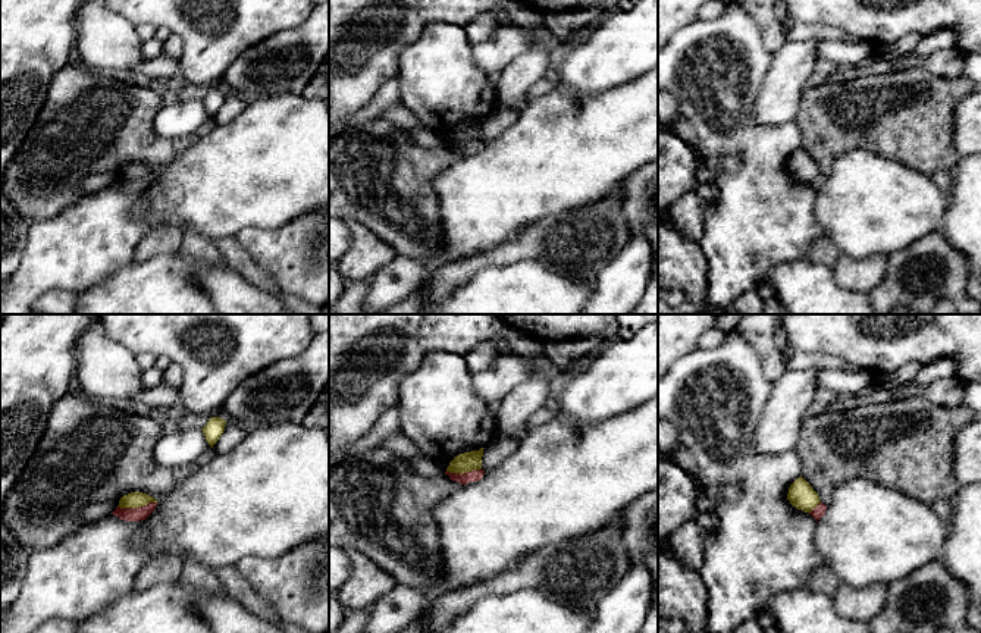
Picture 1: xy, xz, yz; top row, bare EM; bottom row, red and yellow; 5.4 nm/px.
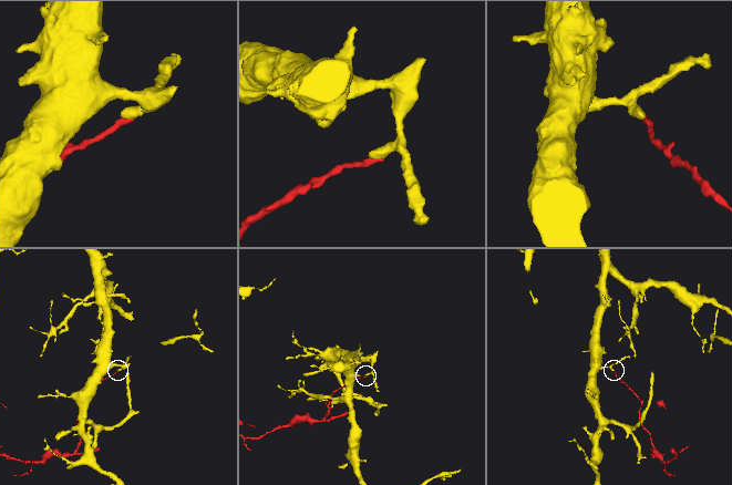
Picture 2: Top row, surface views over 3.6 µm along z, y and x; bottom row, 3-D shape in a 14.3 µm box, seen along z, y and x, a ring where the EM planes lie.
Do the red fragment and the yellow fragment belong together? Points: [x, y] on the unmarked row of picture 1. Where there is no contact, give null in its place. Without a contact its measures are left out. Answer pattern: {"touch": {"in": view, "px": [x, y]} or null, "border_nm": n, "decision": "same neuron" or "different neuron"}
{"touch": {"in": "xy", "px": [138, 178]}, "border_nm": 220, "decision": "different neuron"}

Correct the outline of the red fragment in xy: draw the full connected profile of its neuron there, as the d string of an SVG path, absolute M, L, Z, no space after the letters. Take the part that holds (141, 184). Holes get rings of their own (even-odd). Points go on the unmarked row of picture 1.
M150 173L138 179L116 178L116 181L112 185L125 192L140 192L140 191L145 191L156 181L156 176L157 173Z

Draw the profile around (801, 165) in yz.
M802 147L790 156L787 170L805 184L811 184L821 173L818 164Z

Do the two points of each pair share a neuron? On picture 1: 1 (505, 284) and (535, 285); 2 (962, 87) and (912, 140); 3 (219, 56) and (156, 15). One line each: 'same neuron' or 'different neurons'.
1: same neuron
2: same neuron
3: same neuron

